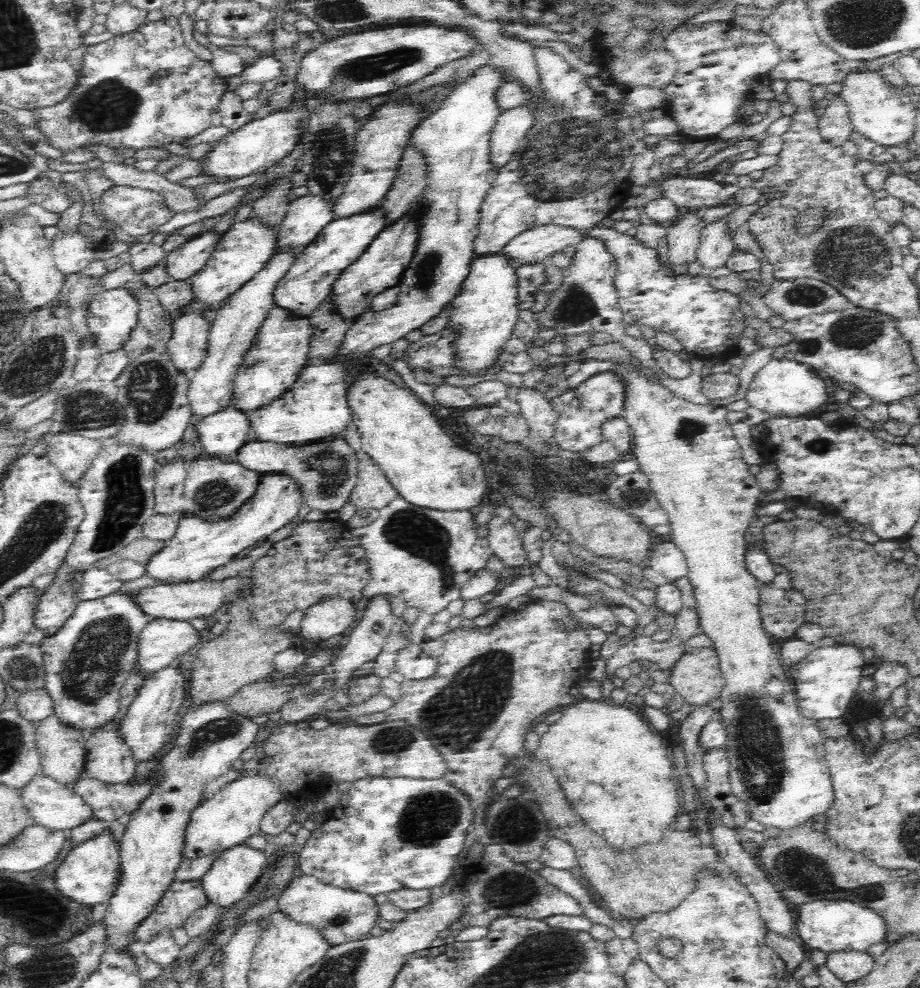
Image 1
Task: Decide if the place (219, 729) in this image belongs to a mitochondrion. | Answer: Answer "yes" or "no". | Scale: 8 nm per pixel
yes

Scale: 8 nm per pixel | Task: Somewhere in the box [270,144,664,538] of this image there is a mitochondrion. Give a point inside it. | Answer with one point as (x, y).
(332, 468)

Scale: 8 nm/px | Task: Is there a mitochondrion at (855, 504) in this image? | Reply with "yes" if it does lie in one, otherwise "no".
no

